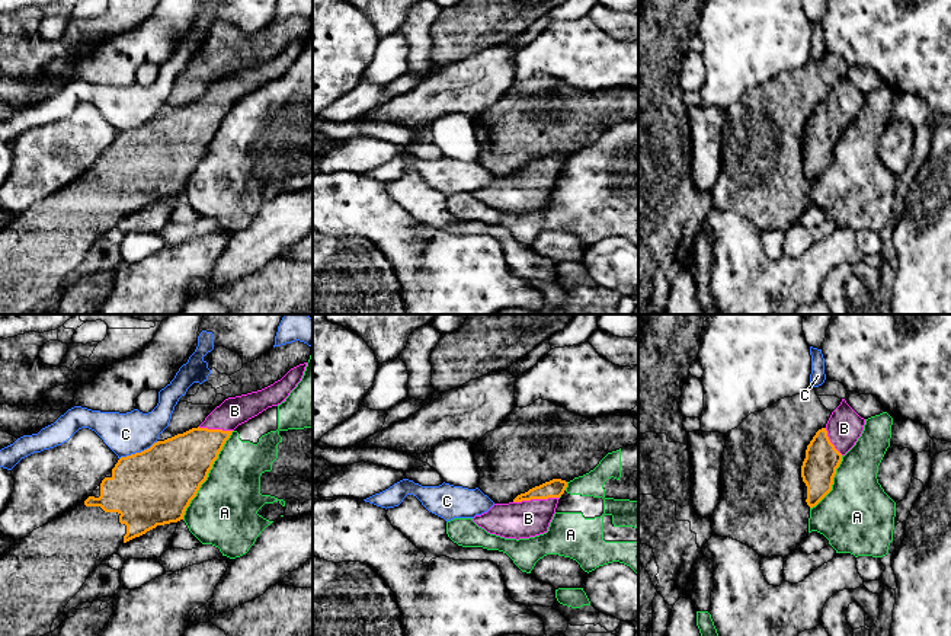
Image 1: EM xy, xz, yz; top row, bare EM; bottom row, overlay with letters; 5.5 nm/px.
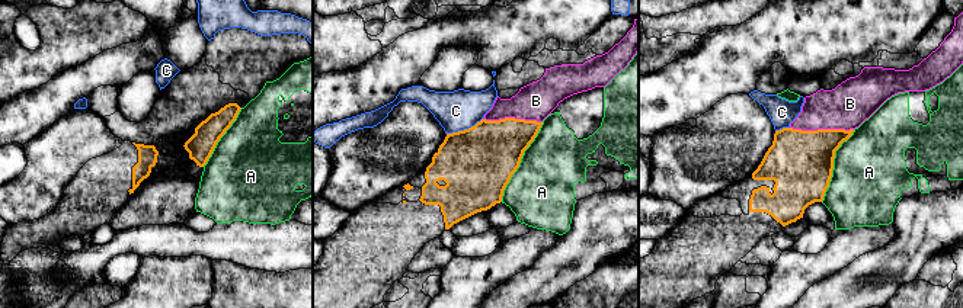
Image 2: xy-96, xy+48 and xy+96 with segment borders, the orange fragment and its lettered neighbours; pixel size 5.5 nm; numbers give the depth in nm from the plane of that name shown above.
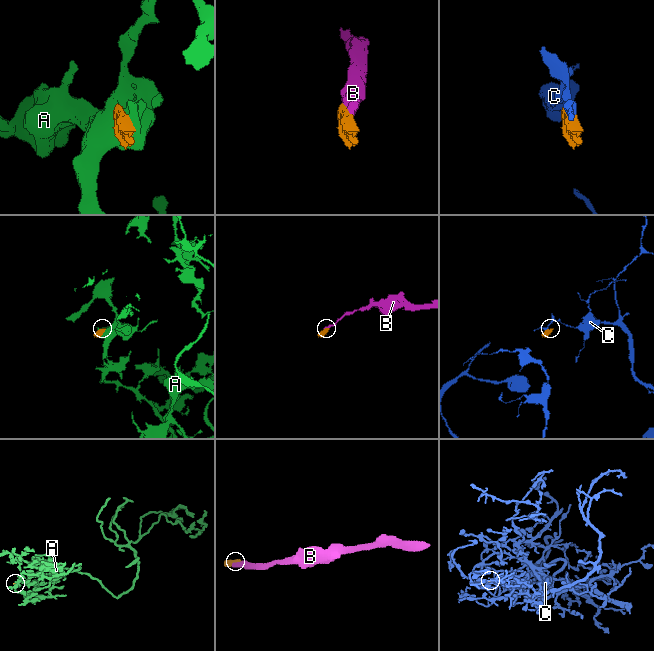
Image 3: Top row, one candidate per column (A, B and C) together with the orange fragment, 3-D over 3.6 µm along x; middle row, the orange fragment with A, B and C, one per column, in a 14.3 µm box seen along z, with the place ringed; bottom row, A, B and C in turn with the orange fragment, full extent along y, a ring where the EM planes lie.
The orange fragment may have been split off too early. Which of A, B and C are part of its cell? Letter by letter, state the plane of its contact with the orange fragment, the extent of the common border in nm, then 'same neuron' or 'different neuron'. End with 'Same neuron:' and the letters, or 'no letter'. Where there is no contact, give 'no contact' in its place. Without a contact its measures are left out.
A: xy | 550 nm | different neuron
B: xz | 260 nm | same neuron
C: xy | 240 nm | different neuron
Same neuron: B

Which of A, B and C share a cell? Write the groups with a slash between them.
A / B / C

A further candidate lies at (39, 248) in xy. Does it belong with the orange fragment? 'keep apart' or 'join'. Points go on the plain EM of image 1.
join

